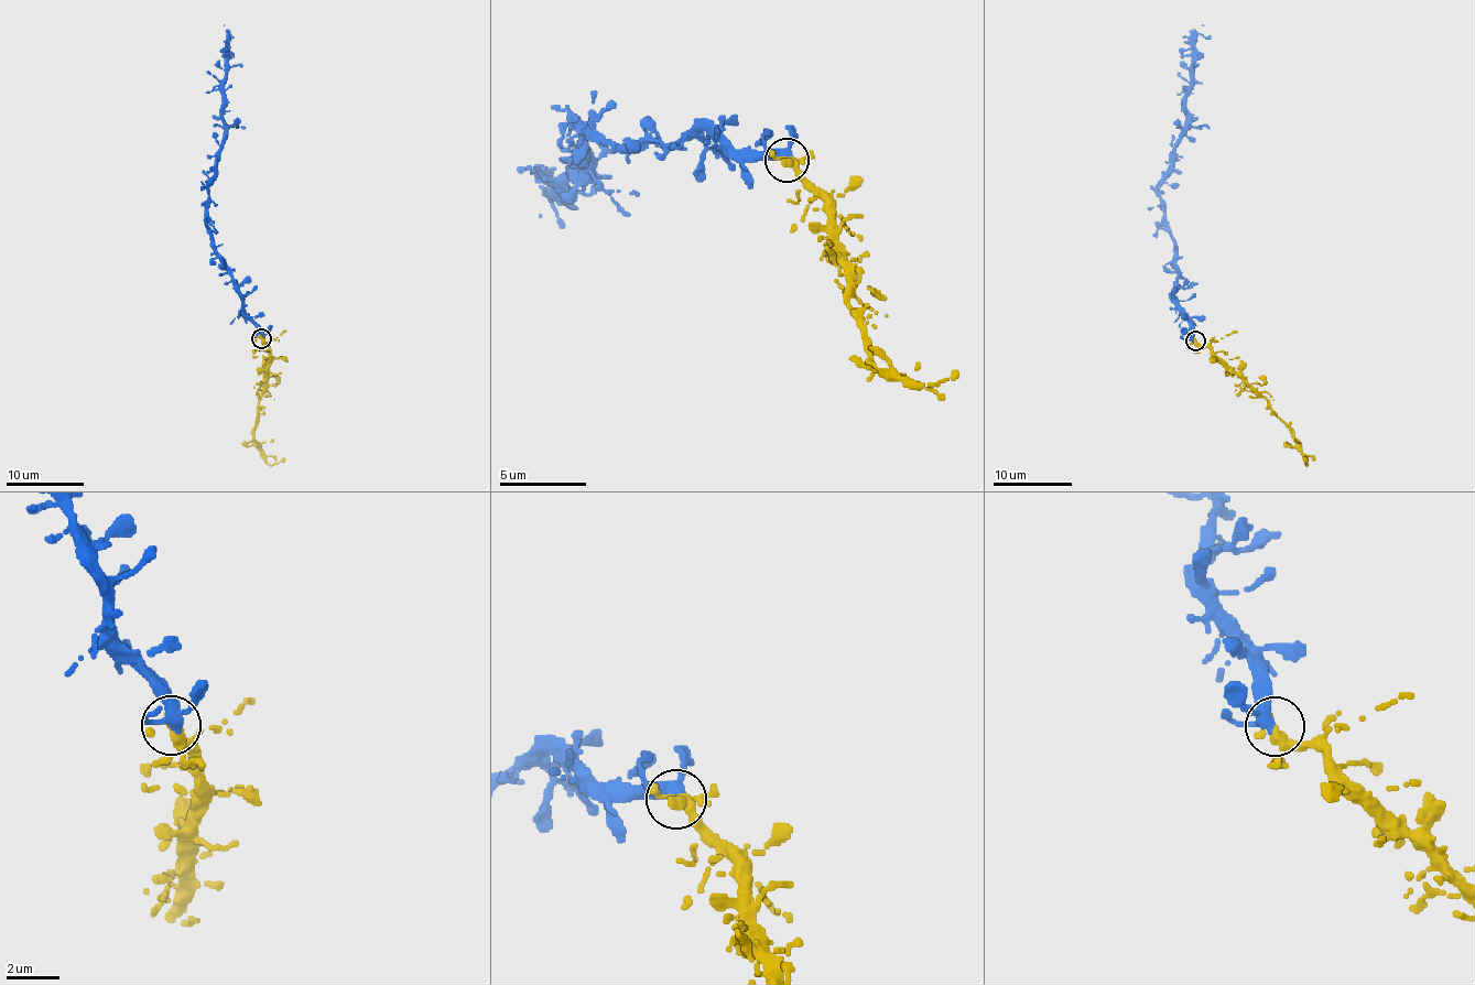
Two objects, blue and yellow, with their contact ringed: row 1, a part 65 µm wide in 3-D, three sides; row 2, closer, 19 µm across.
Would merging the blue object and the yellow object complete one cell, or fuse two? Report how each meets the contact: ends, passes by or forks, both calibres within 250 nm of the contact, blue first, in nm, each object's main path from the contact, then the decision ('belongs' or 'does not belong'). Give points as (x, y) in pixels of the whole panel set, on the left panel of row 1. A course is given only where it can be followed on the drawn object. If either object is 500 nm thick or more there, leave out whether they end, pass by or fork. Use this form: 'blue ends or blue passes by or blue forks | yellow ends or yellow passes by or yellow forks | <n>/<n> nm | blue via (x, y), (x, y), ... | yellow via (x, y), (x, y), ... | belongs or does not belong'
blue forks | yellow forks | 280/240 nm | blue via (262, 338), (207, 225), (209, 181), (225, 131), (224, 24) | yellow via (262, 338), (269, 355), (253, 437), (261, 457), (269, 465), (285, 459) | belongs

